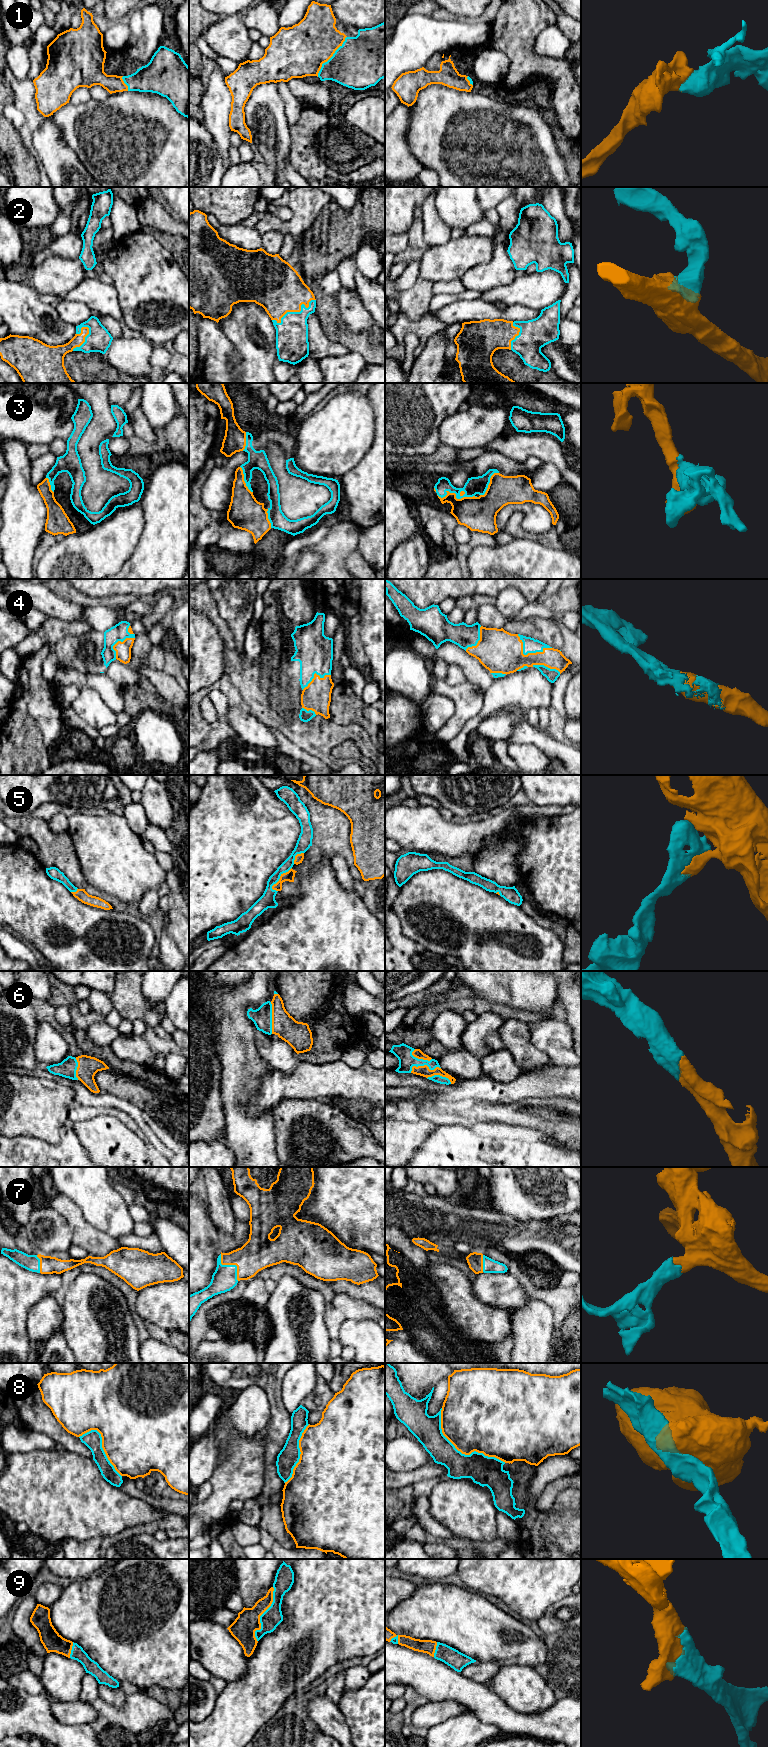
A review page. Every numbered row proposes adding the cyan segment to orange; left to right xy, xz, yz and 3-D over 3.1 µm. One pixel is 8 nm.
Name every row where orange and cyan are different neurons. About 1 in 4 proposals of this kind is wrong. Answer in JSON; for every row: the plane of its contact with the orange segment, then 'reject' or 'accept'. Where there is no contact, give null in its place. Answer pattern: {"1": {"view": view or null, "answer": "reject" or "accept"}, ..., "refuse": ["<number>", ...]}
{"1": {"view": "xz", "answer": "accept"}, "2": {"view": "xz", "answer": "accept"}, "3": {"view": "yz", "answer": "accept"}, "4": {"view": "yz", "answer": "accept"}, "5": {"view": "xz", "answer": "accept"}, "6": {"view": "yz", "answer": "accept"}, "7": {"view": "xz", "answer": "accept"}, "8": {"view": "yz", "answer": "reject"}, "9": {"view": "xz", "answer": "accept"}, "refuse": ["8"]}

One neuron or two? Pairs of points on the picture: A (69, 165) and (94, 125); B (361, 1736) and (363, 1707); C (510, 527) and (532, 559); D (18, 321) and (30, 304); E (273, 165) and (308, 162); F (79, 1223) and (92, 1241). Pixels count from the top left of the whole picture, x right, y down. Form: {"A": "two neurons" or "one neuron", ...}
{"A": "two neurons", "B": "one neuron", "C": "two neurons", "D": "one neuron", "E": "two neurons", "F": "one neuron"}

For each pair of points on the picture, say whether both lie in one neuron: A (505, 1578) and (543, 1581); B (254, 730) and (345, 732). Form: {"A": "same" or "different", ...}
{"A": "same", "B": "different"}

